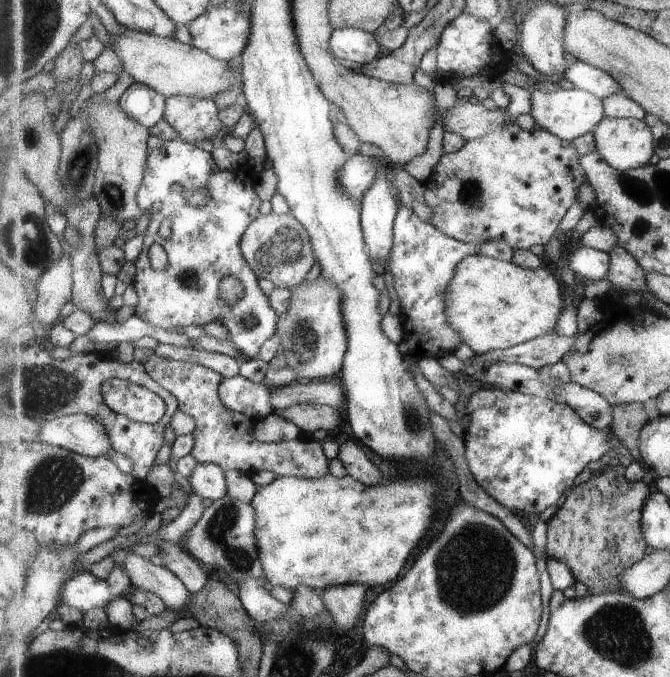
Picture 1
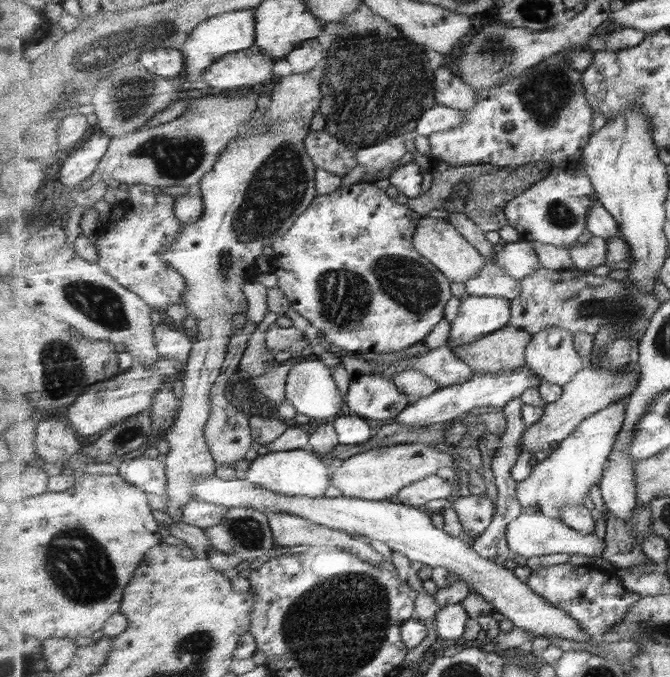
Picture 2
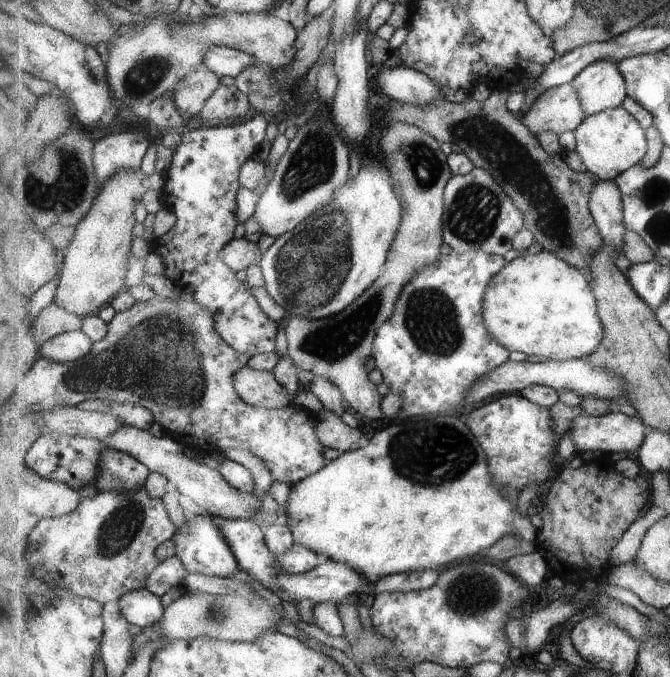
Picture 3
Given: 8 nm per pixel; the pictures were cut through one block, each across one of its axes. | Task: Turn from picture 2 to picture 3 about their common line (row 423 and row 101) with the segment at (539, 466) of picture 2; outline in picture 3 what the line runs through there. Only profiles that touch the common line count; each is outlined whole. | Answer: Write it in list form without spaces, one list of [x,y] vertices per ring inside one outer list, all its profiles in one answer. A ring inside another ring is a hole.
[[[600,60],[588,66],[571,84],[579,92],[587,118],[600,112],[621,107],[627,94],[627,81],[618,62]]]

